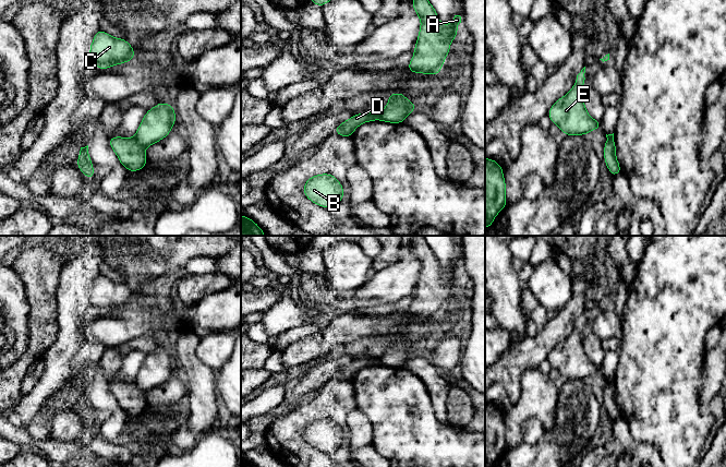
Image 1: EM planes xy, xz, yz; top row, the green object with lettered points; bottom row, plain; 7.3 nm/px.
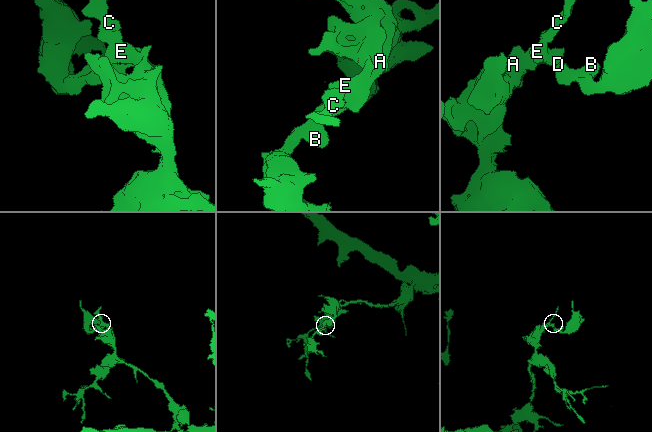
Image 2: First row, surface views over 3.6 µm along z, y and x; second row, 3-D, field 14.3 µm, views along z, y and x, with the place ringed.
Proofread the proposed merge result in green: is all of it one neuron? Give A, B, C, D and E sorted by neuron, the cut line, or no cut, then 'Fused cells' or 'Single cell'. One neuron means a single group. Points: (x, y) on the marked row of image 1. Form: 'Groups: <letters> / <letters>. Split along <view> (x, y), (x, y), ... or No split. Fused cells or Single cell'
Groups: A C E / B D. Split along xy (134, 138), (144, 147). Fused cells

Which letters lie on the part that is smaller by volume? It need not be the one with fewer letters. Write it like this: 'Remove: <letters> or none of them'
Remove: B, D

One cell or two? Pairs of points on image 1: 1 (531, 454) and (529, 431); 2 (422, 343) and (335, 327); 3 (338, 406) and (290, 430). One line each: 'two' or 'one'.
1: two
2: one
3: one

